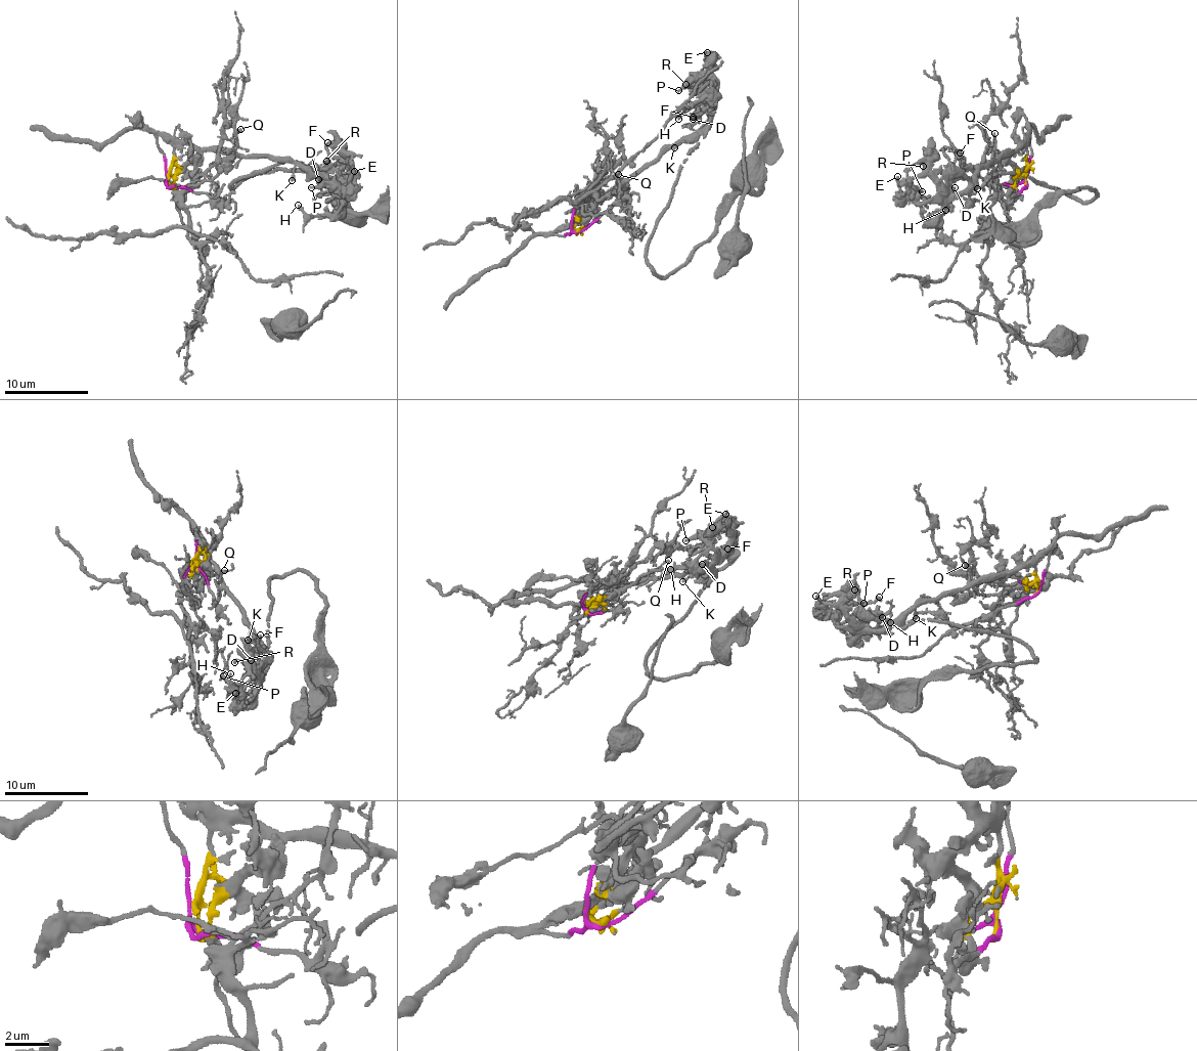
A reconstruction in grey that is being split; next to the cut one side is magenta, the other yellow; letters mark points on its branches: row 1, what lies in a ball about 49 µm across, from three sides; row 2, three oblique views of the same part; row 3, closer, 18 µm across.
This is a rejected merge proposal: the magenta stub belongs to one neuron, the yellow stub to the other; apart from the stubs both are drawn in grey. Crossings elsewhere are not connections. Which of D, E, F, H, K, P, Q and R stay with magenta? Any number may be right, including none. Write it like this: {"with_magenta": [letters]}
{"with_magenta": []}

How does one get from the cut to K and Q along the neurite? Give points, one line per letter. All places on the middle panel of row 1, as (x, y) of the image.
K: (575, 230), (571, 228), (573, 219), (579, 218), (586, 207), (605, 201), (674, 147)
Q: (575, 230), (571, 228), (573, 219), (579, 218), (586, 207), (599, 203), (615, 186), (618, 174)

